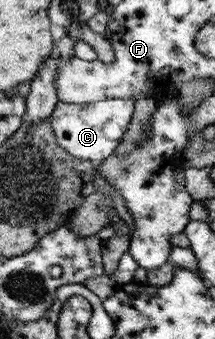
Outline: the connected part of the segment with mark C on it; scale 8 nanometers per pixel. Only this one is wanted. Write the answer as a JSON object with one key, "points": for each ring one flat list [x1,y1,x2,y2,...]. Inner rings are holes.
{"points":[[129,98,103,99,97,102,73,104,59,101,50,116,57,143,77,158,101,162,114,154,127,132,135,101]]}

